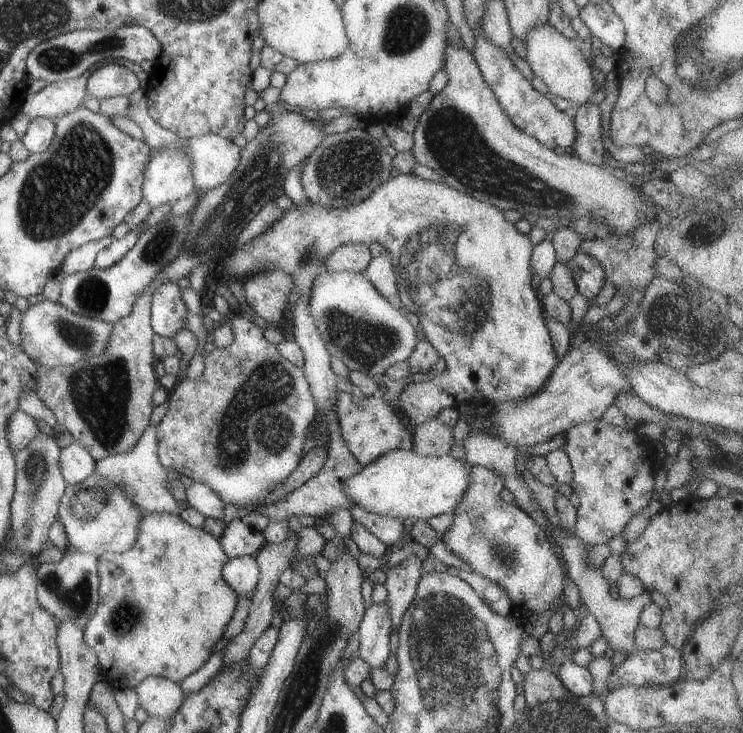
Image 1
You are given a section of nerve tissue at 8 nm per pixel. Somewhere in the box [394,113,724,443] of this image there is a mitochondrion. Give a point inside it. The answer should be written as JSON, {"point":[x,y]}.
{"point":[673,321]}

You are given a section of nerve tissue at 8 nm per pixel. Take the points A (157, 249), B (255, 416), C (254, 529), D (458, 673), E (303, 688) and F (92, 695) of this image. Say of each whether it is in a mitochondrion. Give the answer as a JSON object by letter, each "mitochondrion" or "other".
{"A":"mitochondrion","B":"mitochondrion","C":"other","D":"mitochondrion","E":"mitochondrion","F":"other"}

